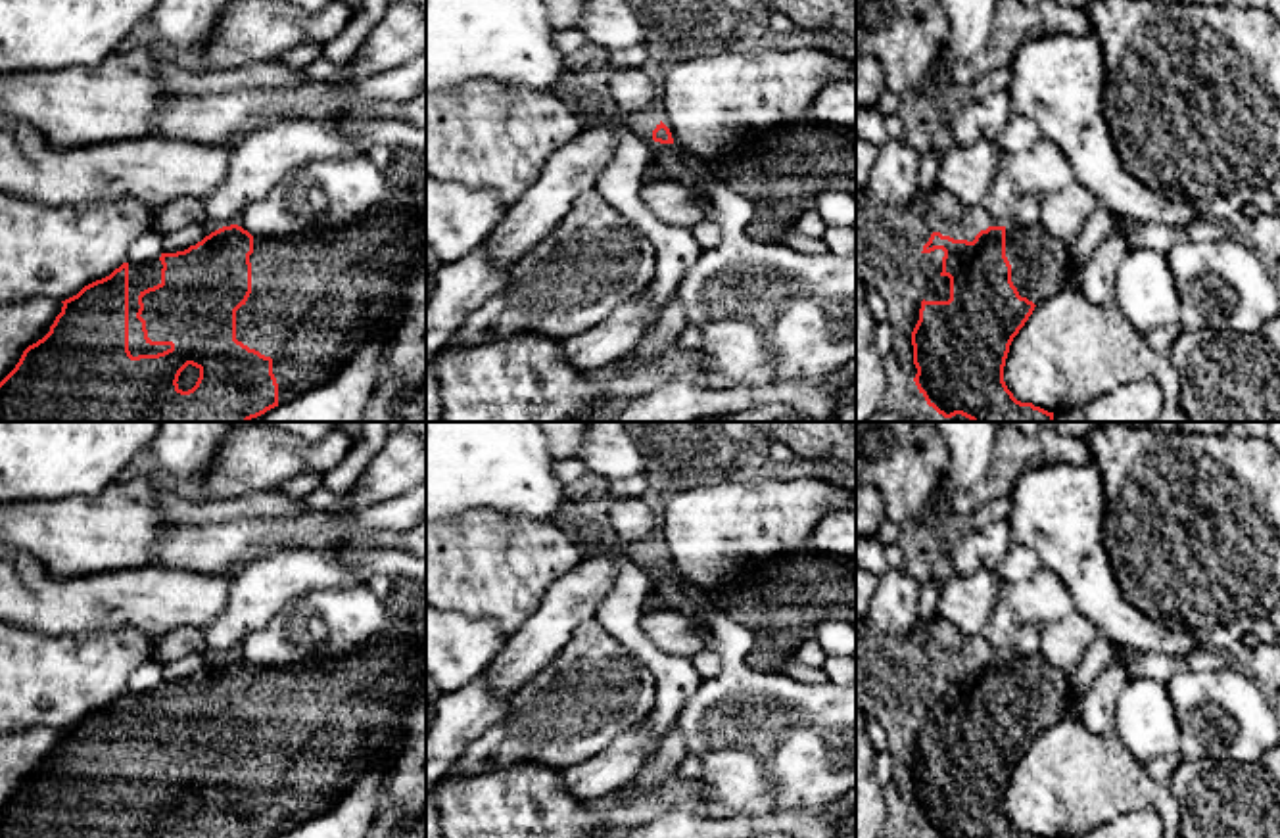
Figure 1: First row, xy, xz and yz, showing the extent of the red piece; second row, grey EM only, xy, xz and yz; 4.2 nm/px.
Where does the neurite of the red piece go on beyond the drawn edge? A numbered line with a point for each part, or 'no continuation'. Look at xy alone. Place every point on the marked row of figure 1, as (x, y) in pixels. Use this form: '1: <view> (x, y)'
1: xy (141, 277)

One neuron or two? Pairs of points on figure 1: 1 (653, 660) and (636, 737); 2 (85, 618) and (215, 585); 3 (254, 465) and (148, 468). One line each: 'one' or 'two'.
1: two
2: one
3: one

